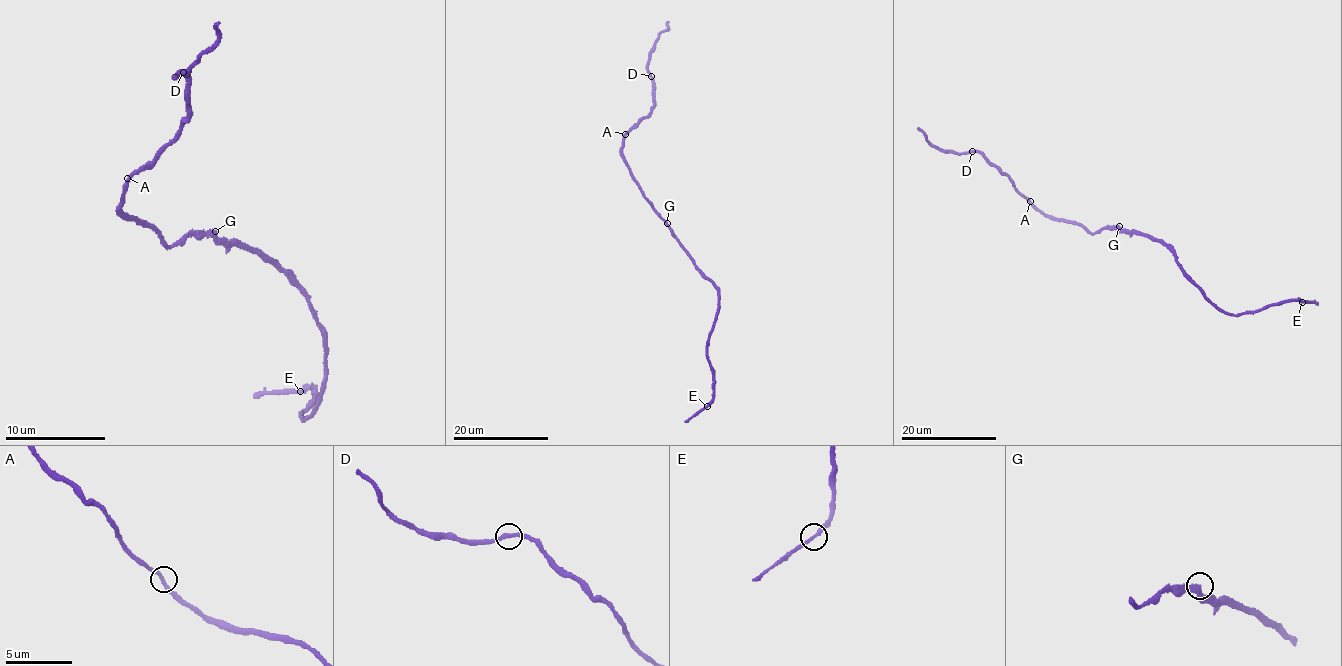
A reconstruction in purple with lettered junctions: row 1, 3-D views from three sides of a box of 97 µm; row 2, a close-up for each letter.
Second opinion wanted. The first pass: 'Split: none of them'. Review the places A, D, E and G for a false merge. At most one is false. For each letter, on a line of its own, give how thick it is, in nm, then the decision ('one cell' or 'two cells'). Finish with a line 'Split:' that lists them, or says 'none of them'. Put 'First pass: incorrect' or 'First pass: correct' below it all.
A: 300 nm | one cell
D: 320 nm | one cell
E: 300 nm | one cell
G: 320 nm | one cell
Split: none of them
First pass: correct

